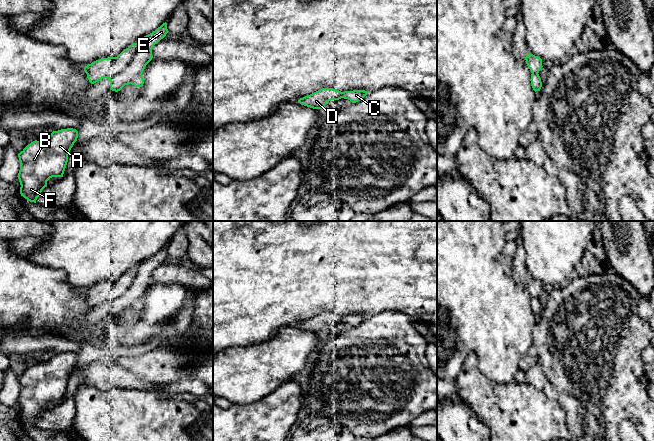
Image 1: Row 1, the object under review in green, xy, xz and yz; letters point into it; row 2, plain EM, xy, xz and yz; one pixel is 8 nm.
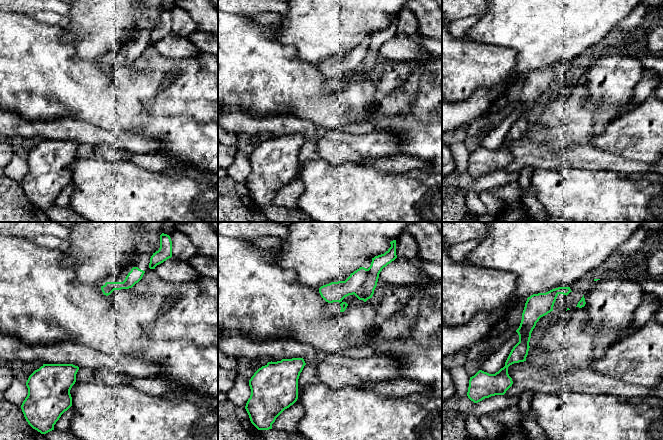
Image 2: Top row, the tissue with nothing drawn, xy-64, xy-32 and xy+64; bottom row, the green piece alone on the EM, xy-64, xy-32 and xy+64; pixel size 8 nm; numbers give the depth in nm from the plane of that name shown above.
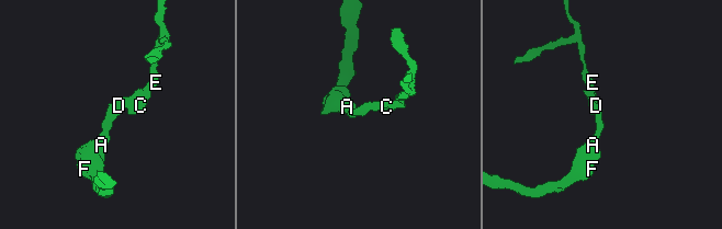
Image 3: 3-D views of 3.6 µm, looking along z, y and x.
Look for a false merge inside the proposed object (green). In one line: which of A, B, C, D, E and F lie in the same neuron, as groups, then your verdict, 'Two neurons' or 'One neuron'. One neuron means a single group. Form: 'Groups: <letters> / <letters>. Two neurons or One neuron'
Groups: A B D F / C E. Two neurons

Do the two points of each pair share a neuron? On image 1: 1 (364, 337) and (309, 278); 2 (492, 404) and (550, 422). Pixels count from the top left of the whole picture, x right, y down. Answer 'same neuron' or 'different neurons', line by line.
1: different neurons
2: same neuron

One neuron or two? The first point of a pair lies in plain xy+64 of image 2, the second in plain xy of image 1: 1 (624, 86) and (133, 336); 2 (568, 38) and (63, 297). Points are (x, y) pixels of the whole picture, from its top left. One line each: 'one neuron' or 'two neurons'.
1: one neuron
2: two neurons

